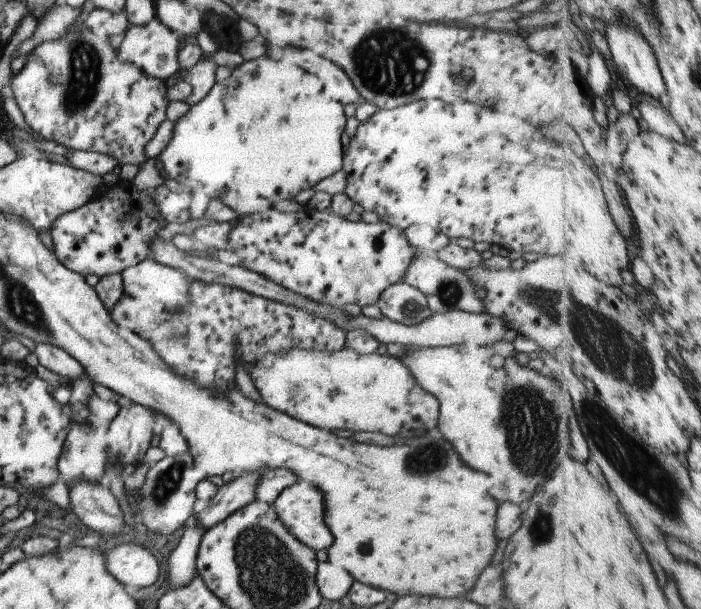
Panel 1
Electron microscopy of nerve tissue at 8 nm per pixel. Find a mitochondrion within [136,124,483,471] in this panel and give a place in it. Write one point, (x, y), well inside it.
(449, 294)

